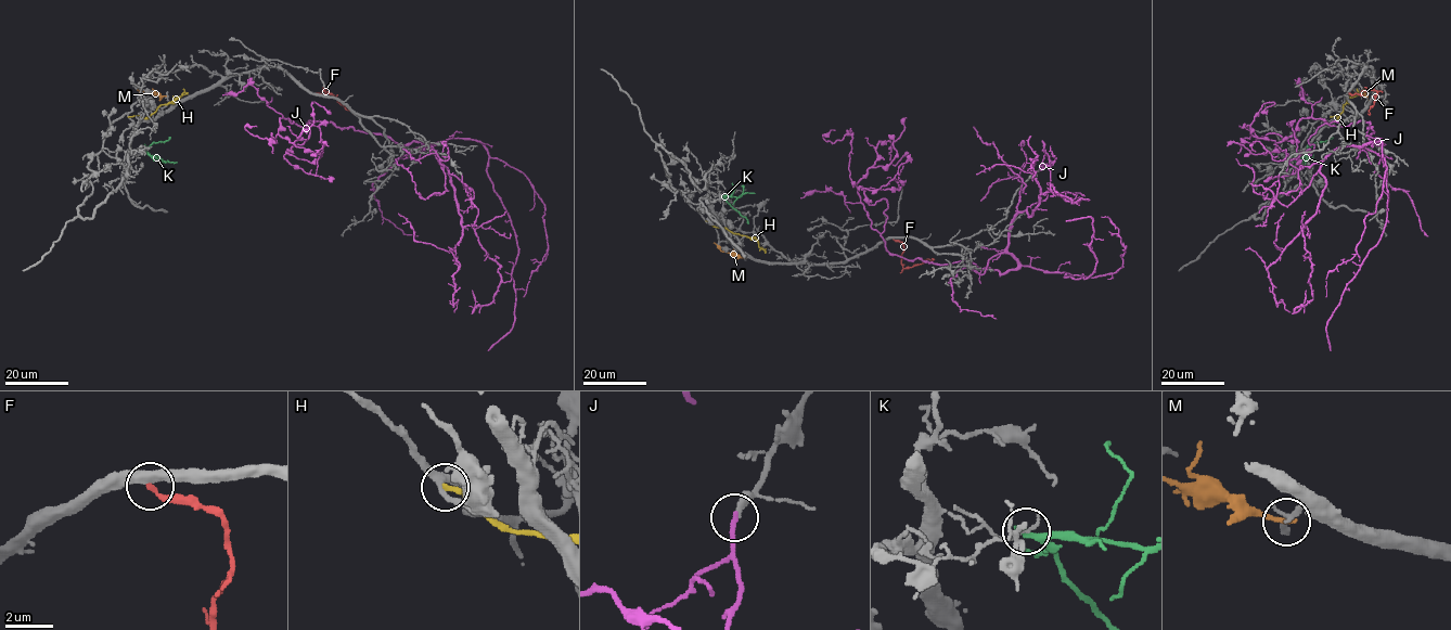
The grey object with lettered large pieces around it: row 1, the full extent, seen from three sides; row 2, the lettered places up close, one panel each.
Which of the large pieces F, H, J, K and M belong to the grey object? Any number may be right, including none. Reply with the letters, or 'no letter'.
no letter

